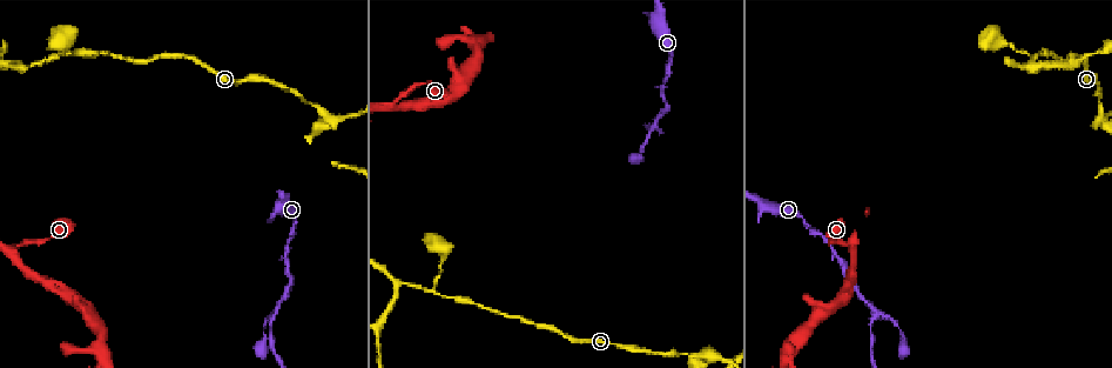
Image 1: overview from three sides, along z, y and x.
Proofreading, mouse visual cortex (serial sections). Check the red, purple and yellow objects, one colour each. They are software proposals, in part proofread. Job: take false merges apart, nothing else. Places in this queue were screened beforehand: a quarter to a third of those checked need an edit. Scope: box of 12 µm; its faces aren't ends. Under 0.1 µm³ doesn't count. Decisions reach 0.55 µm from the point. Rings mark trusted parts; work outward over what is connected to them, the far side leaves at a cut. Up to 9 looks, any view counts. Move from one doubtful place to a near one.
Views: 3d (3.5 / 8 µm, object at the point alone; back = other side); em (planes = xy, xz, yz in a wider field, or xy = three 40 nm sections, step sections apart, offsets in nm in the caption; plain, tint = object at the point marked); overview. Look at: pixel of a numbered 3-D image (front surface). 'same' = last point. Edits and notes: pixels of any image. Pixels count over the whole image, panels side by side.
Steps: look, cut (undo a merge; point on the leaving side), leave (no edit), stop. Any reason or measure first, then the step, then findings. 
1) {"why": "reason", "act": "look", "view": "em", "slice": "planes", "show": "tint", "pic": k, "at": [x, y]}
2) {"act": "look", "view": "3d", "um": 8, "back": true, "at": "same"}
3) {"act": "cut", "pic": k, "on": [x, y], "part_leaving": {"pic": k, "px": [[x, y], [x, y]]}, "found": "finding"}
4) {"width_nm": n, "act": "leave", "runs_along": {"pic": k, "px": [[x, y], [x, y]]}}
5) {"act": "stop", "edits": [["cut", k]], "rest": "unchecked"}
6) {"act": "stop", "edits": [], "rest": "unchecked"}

{"why": "sharp bend", "act": "look", "view": "3d", "um": 3.5, "back": true, "pic": 1, "at": [850, 252]}

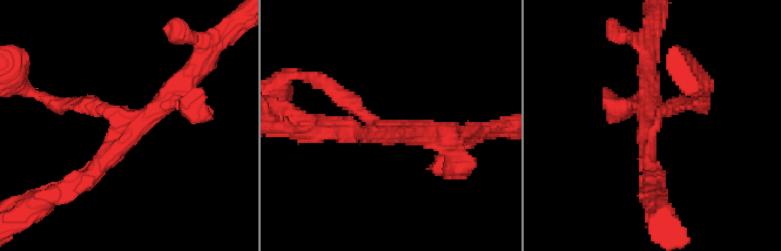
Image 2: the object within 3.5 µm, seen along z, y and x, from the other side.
{"arms": 3, "arm_widths_nm": [200, 250, 250], "act": "look", "view": "em", "slice": "xy", "step": 2, "show": "tint", "pic": 2, "at": [391, 129]}

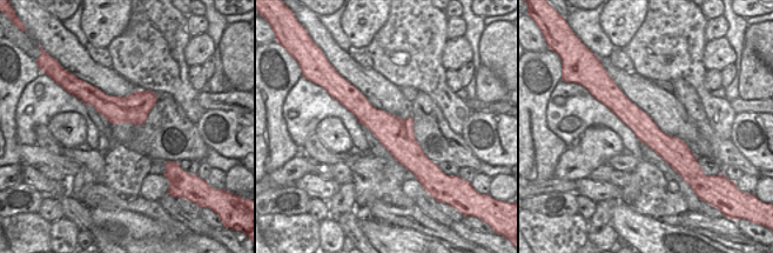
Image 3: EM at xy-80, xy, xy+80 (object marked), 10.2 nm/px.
{"act": "look", "view": "em", "slice": "xy", "step": 3, "show": "tint", "at": "same"}

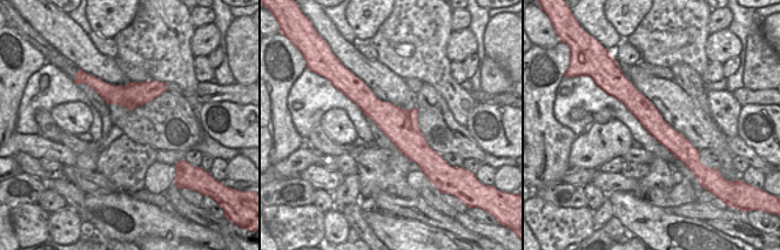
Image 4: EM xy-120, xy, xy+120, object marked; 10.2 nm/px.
{"act": "leave", "runs_along": {"pic": 4, "px": [[350, 93], [431, 153]]}, "found": "all the same cell"}

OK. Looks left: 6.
{"why": "thin neck", "act": "look", "view": "3d", "um": 3.5, "pic": 1, "at": [479, 45]}

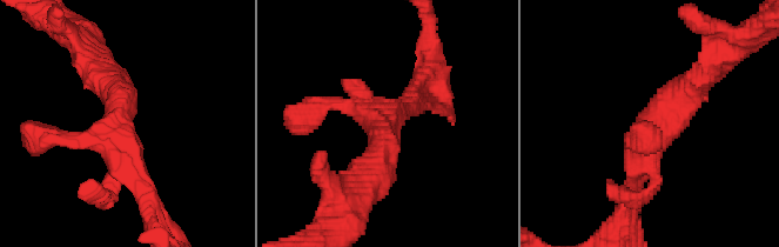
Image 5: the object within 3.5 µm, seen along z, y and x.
{"why": "need the tissue", "act": "look", "view": "em", "slice": "xy", "step": 5, "show": "tint", "pic": 5, "at": [120, 137]}

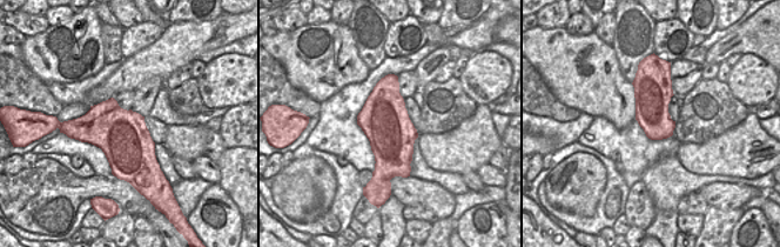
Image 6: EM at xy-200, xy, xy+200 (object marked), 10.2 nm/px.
{"act": "leave", "runs_along": {"pic": 5, "px": [[700, 78], [646, 142], [625, 197]]}, "found": "continuous, no second cell"}

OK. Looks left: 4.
{"why": "a narrow waist", "act": "look", "view": "3d", "um": 3.5, "pic": 1, "at": [870, 332]}

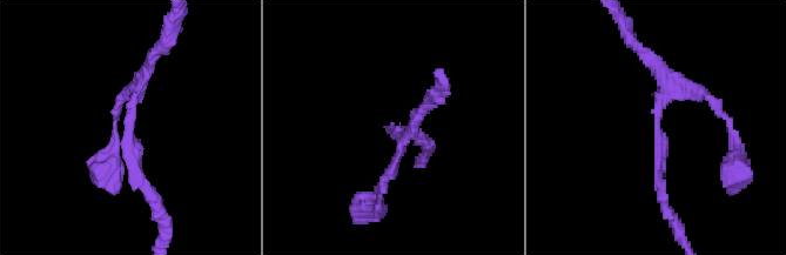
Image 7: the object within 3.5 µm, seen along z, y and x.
{"arm_widths_nm": [150, 200], "why": "need the tissue", "act": "look", "view": "em", "slice": "planes", "show": "tint", "pic": 7, "at": [130, 127]}

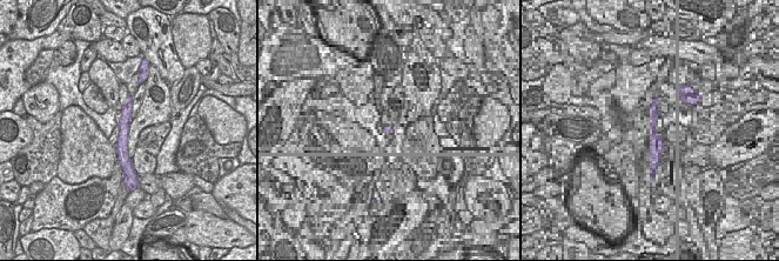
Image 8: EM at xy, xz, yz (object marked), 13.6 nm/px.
{"act": "look", "view": "em", "slice": "xy", "step": 3, "show": "tint", "at": "same"}

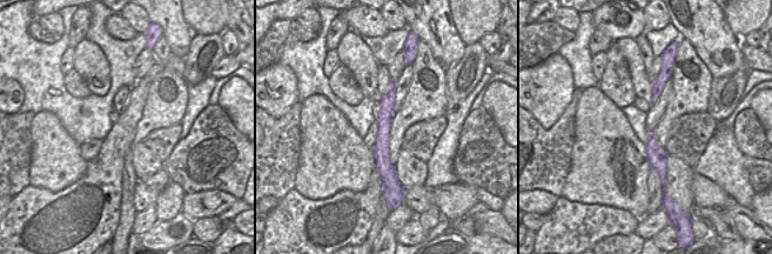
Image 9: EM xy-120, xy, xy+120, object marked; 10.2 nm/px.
{"act": "leave", "found": "one cell here"}

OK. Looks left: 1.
{"act": "stop", "edits": [], "rest": "unchecked"}

